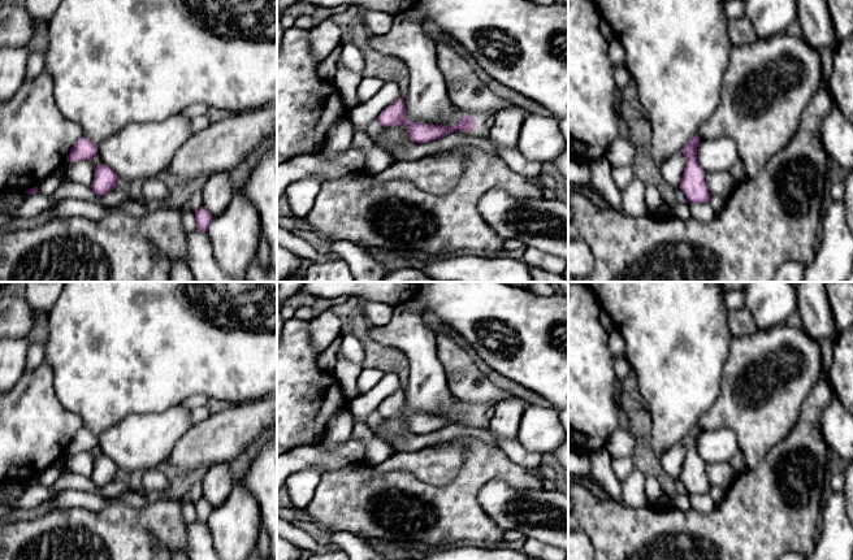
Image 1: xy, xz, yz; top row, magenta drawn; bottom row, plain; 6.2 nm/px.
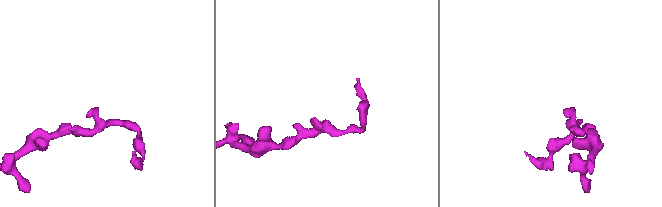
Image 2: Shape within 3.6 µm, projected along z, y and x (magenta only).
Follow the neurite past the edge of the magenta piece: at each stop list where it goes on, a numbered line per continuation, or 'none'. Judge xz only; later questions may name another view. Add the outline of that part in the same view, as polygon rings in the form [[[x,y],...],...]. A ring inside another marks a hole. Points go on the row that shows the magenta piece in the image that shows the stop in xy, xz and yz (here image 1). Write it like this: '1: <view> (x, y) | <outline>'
none

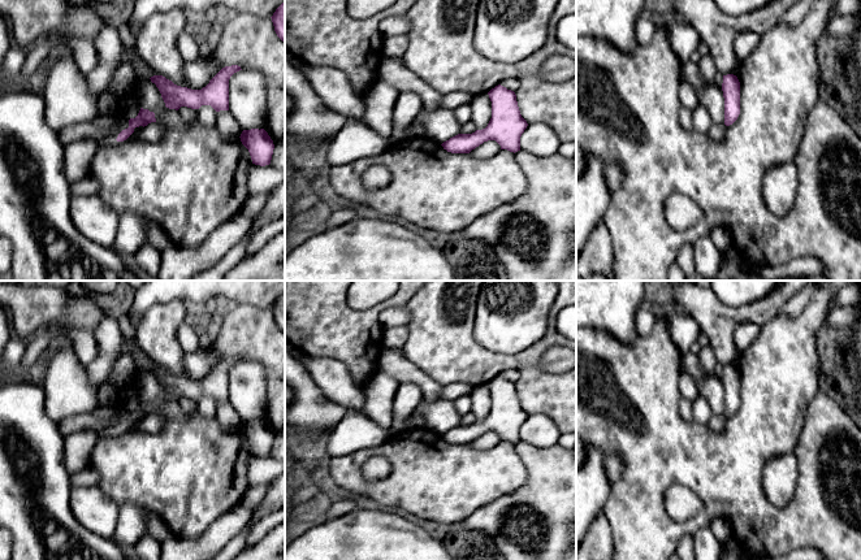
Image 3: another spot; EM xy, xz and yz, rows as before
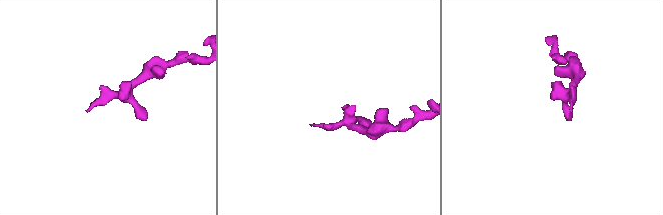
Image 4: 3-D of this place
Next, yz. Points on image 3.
none

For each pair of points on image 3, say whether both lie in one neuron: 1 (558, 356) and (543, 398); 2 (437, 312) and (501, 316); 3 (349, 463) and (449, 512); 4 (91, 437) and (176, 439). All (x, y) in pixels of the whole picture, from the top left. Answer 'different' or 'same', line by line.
1: different
2: different
3: same
4: different

